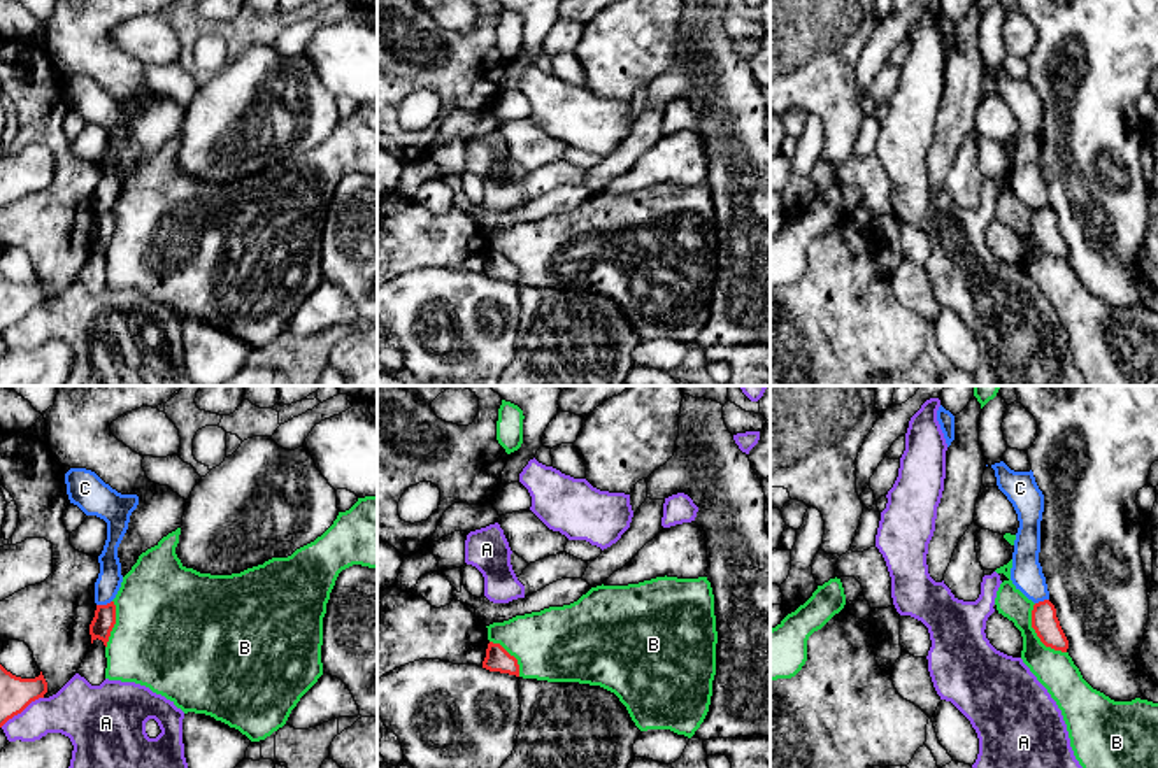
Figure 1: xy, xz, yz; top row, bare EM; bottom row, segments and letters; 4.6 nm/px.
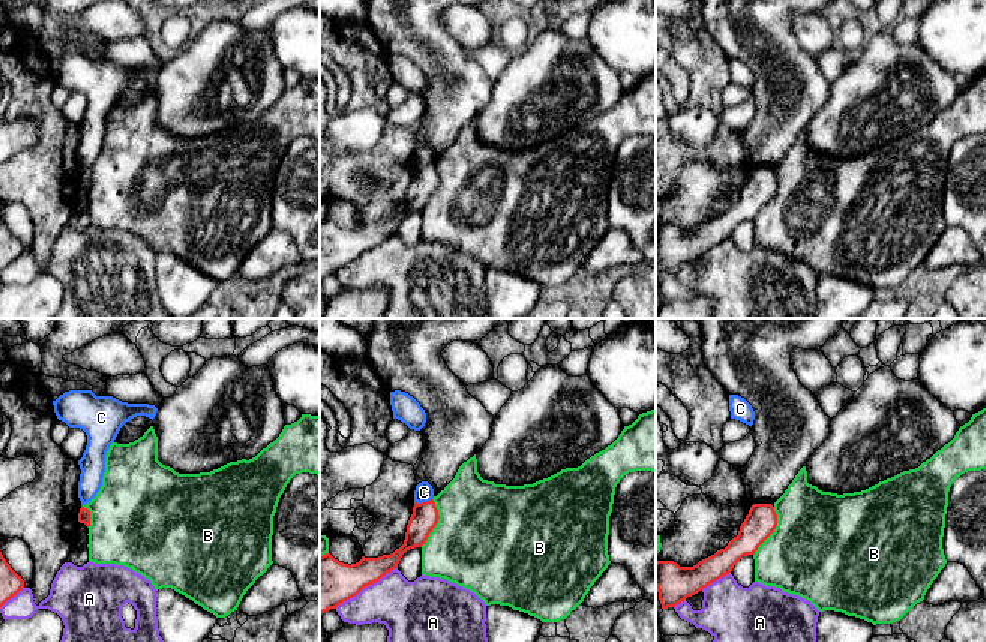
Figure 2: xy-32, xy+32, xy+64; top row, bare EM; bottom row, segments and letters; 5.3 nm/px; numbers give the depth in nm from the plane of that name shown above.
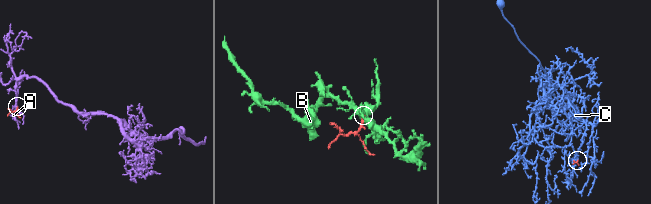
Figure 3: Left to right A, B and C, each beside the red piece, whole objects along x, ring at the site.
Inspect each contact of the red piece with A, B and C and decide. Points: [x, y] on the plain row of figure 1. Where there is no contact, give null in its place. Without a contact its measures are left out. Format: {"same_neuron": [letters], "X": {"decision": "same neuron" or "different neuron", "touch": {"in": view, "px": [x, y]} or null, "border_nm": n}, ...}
{"same_neuron": [], "A": {"decision": "different neuron", "touch": {"in": "xy", "px": [21, 318]}, "border_nm": 240}, "B": {"decision": "different neuron", "touch": {"in": "yz", "px": [1037, 242]}, "border_nm": 280}, "C": {"decision": "different neuron", "touch": {"in": "xy", "px": [104, 213]}, "border_nm": 80}}

